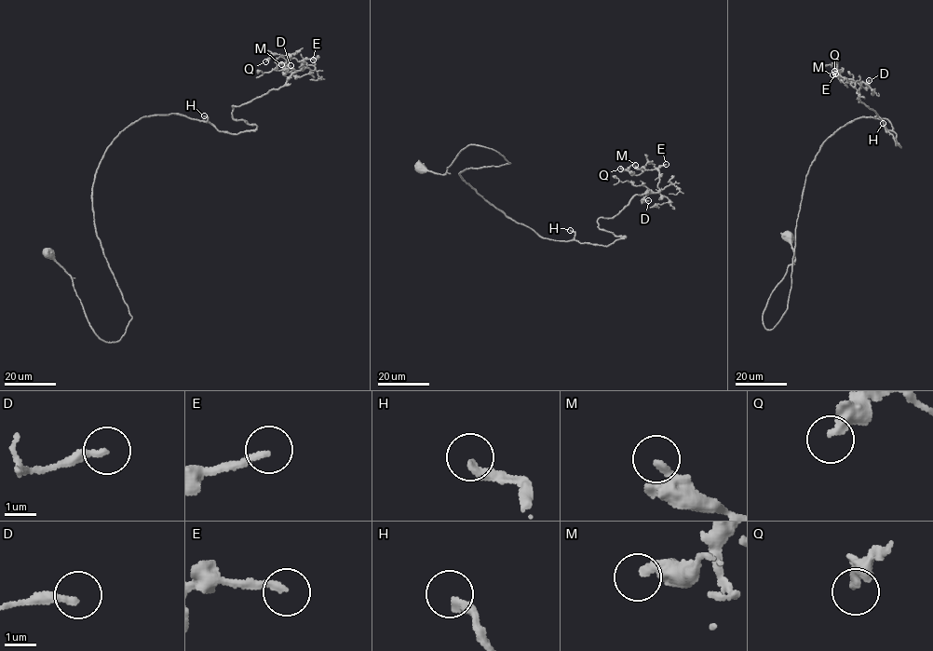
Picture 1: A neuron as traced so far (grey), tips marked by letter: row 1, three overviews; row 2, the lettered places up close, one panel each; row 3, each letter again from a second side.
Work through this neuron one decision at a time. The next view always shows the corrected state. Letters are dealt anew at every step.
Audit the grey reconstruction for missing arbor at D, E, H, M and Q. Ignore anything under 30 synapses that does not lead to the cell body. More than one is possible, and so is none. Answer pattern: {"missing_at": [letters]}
{"missing_at": ["H"]}

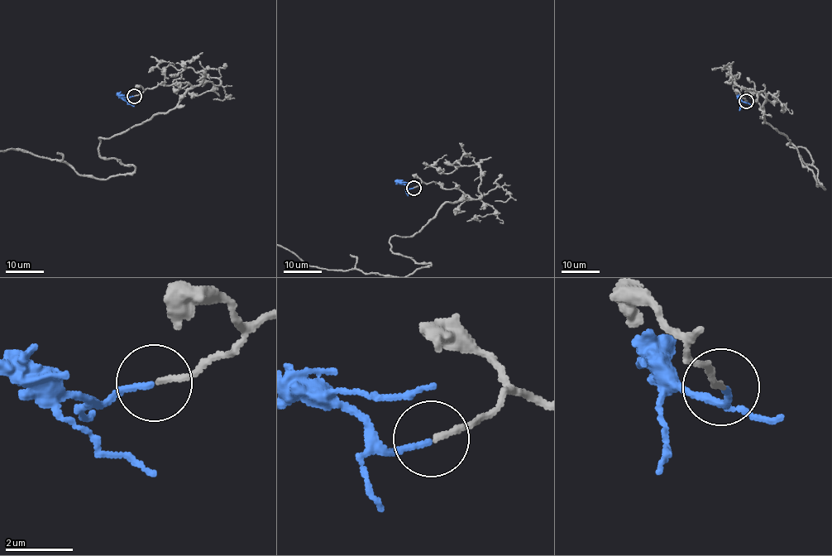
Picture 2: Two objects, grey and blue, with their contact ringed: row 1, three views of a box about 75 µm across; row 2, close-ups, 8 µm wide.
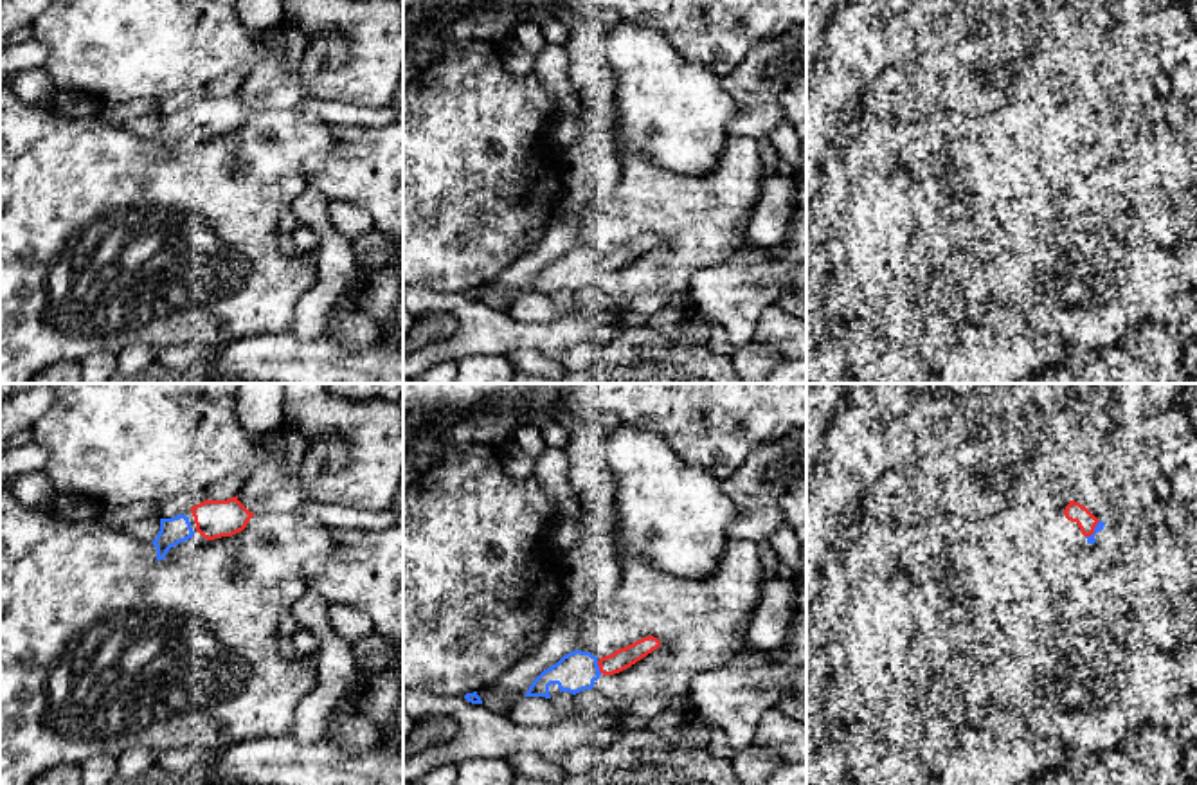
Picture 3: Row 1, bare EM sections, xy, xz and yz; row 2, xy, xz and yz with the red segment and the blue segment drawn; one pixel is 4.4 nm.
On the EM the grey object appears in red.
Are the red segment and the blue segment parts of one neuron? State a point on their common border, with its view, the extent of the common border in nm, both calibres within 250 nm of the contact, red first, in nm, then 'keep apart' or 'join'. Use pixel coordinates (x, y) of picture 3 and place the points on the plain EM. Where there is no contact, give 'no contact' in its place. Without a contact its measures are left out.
contact xz (598, 261); length 60 nm; calibres 90 and 180 nm; join

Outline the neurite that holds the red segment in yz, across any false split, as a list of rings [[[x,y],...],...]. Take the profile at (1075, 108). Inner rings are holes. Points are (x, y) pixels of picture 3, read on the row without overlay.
[[[1069,97],[1064,106],[1067,117],[1076,119],[1087,140],[1094,140],[1094,131],[1103,126],[1105,119],[1098,117],[1085,103]]]

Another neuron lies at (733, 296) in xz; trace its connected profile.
[[[797,209],[792,234],[769,248],[740,248],[722,265],[698,270],[688,288],[693,306],[711,322],[707,346],[731,356],[751,340],[760,315],[785,292],[806,288],[806,211]]]

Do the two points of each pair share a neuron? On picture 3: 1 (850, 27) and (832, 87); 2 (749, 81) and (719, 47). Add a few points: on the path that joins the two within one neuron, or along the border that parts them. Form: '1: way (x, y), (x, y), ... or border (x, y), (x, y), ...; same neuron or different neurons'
1: way (850, 42), (850, 62), (845, 72); same neuron
2: border (767, 38), (758, 42), (720, 78); different neurons

